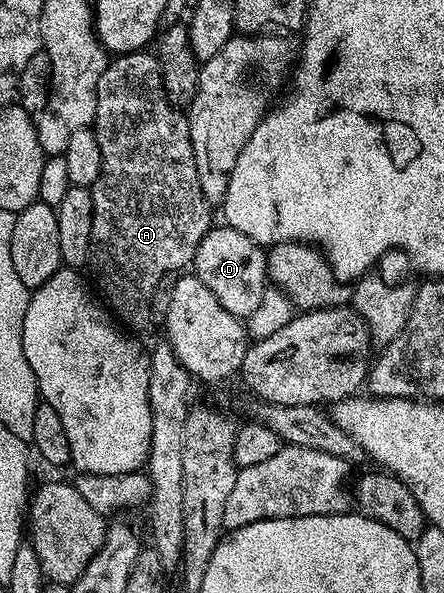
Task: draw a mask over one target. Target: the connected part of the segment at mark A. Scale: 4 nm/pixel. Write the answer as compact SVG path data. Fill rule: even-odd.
M155 52L122 53L109 60L102 79L98 79L94 132L102 151L102 171L90 187L94 203L90 270L100 284L99 292L107 308L133 334L140 335L143 329L153 328L151 303L163 278L191 266L198 245L214 225L213 206L202 195L202 183L198 179L187 116L167 98L164 75Z

